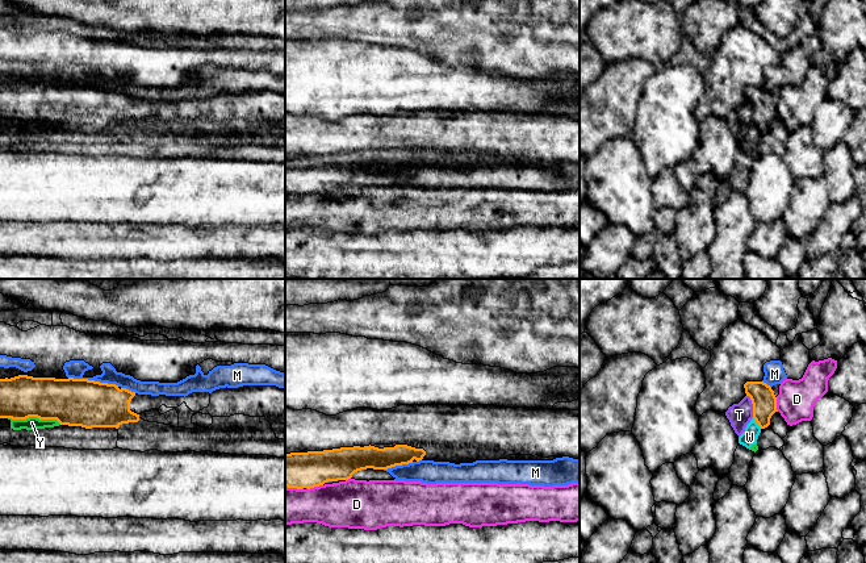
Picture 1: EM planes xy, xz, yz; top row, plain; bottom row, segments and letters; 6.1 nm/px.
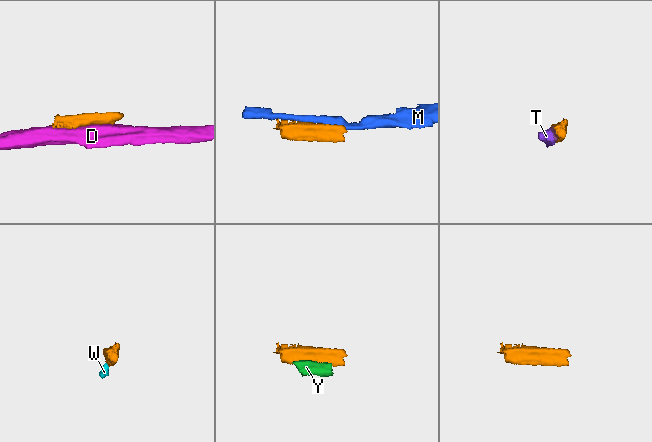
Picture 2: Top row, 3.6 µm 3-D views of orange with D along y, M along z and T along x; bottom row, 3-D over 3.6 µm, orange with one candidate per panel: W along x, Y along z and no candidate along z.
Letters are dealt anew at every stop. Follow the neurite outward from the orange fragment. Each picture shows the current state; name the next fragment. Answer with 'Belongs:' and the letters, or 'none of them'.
Belongs: none of them

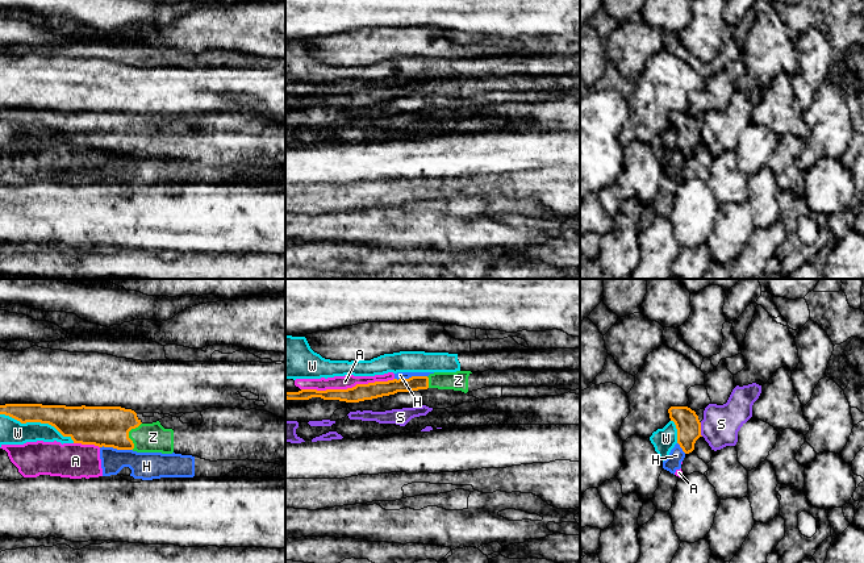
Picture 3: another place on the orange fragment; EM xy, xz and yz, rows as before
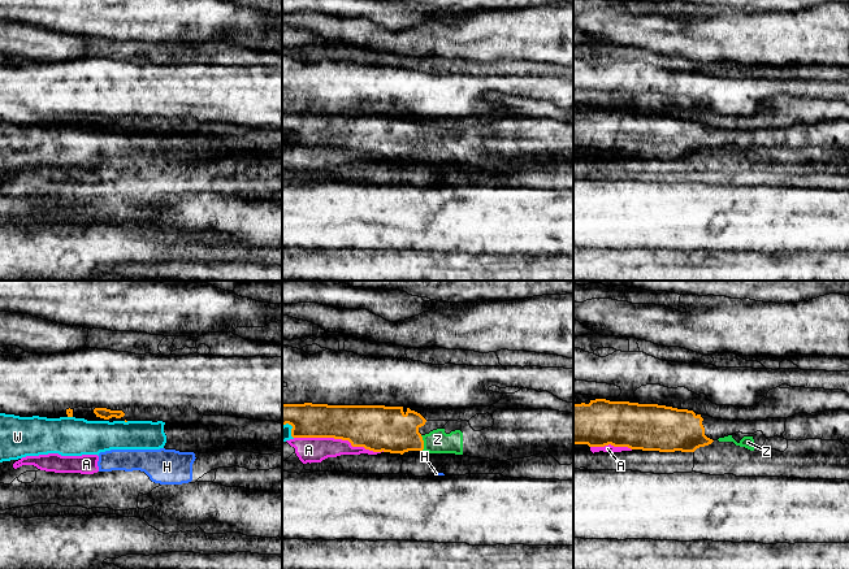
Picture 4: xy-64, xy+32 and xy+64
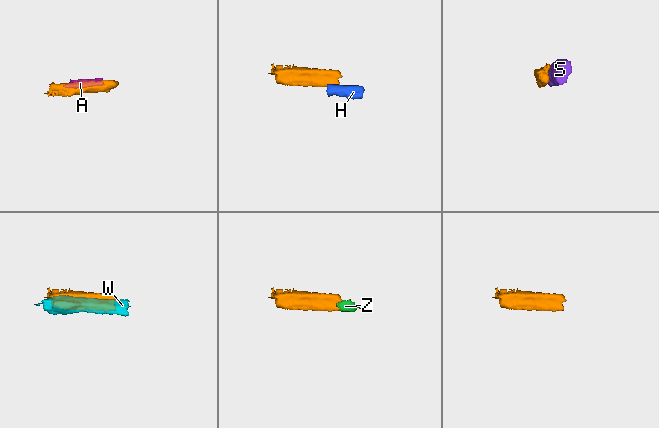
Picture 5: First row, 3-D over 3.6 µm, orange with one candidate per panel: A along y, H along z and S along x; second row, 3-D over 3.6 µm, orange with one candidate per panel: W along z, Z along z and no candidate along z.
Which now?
Belongs: Z

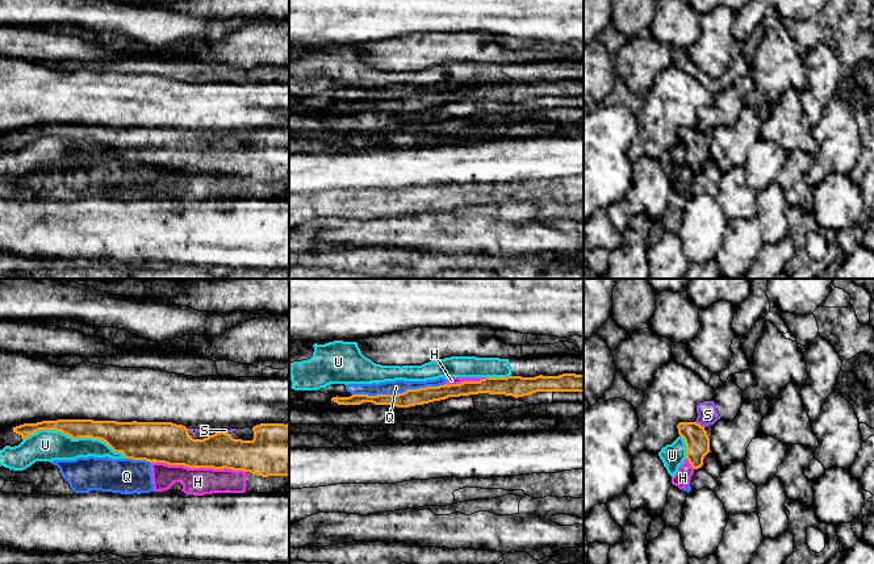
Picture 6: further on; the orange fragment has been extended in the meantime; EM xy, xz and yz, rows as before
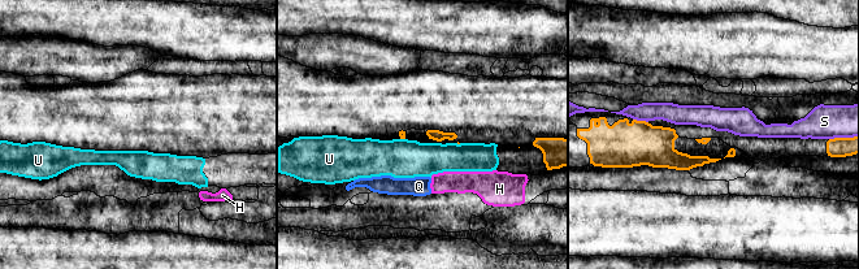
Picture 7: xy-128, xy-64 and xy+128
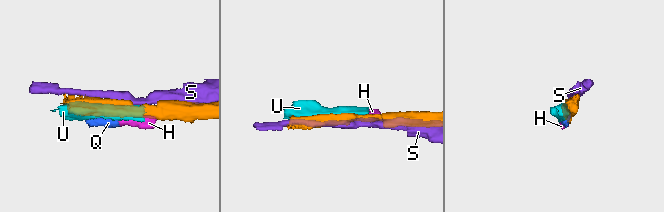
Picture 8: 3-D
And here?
Belongs: none of them

